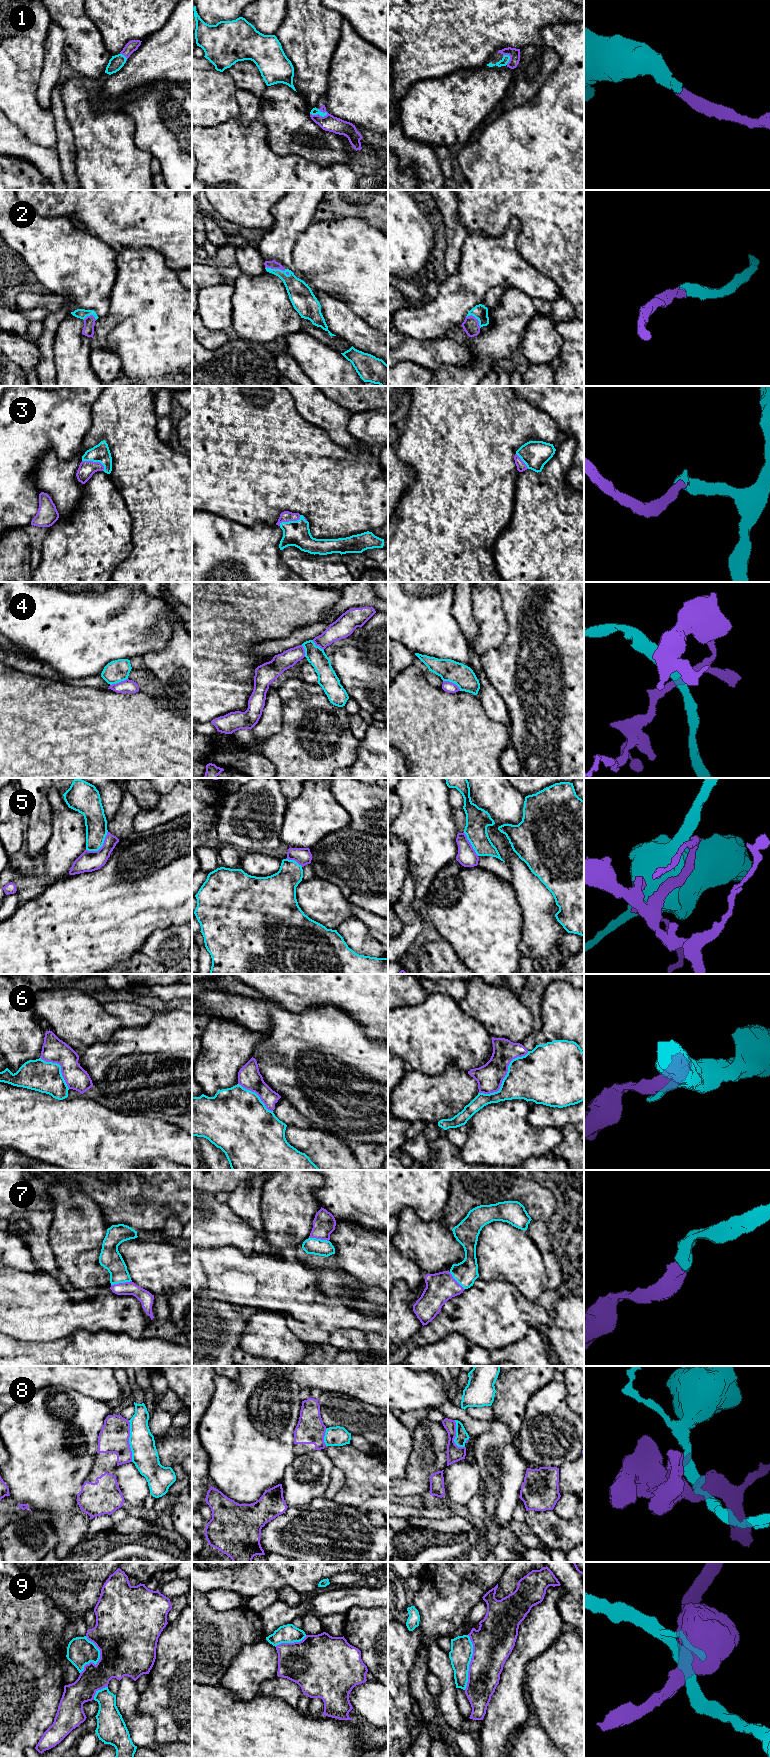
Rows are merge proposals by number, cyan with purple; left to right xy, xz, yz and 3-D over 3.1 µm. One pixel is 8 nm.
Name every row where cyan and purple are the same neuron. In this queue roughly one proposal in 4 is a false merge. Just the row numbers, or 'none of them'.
1, 2, 3, 7

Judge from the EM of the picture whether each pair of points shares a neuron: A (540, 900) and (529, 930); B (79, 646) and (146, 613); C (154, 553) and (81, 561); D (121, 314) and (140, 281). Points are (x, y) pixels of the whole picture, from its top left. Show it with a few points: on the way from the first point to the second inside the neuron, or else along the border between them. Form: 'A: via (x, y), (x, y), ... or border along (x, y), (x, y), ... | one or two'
A: via (538, 907), (538, 921), (536, 923) | one
B: via (96, 629), (103, 622), (129, 621) | one
C: border along (131, 533), (132, 551), (113, 571) | two
D: via (129, 306), (140, 295), (140, 289) | one

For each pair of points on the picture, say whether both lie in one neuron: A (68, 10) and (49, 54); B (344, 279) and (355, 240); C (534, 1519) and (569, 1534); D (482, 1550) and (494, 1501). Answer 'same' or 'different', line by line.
A: different
B: same
C: same
D: same

